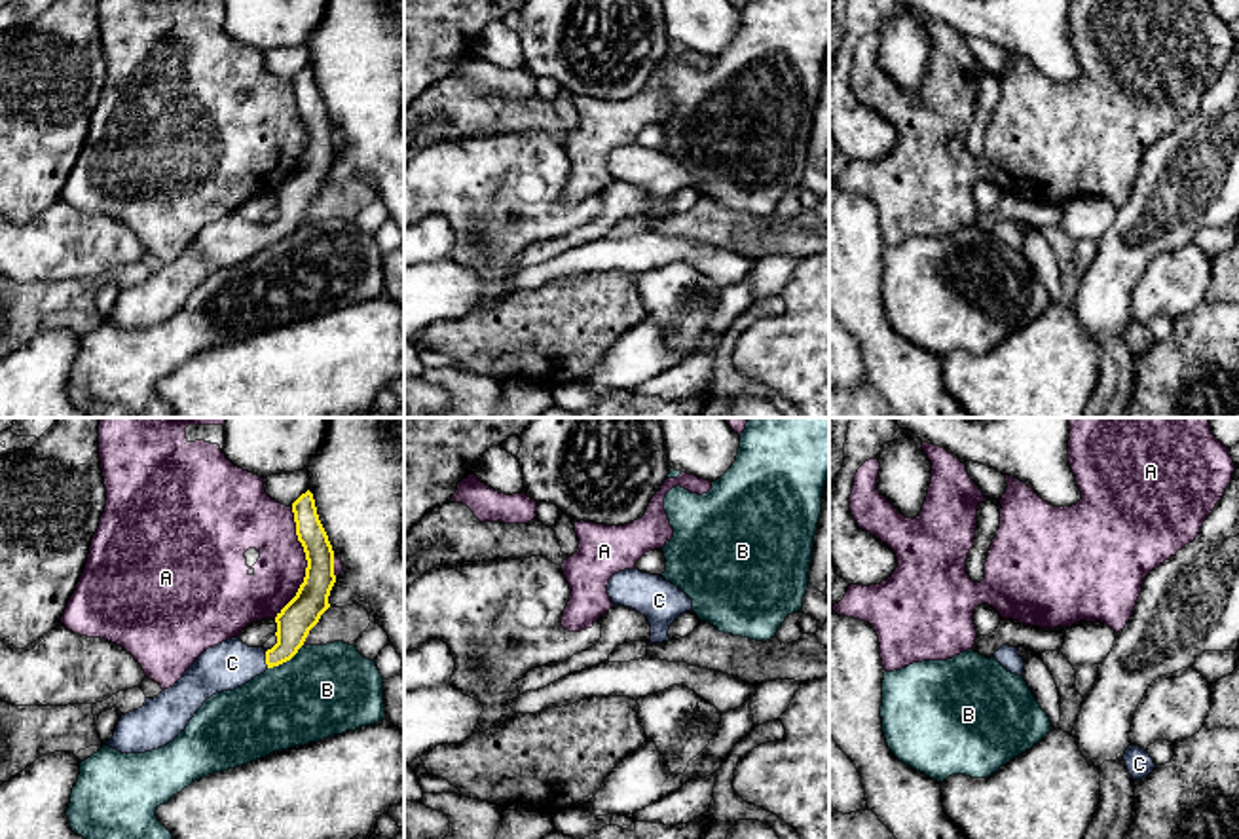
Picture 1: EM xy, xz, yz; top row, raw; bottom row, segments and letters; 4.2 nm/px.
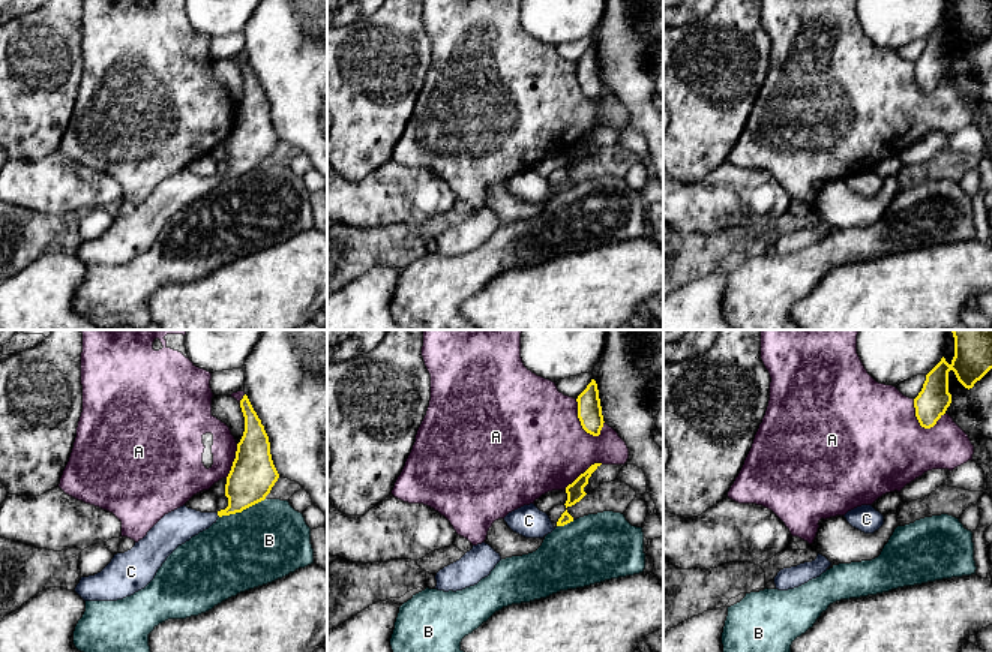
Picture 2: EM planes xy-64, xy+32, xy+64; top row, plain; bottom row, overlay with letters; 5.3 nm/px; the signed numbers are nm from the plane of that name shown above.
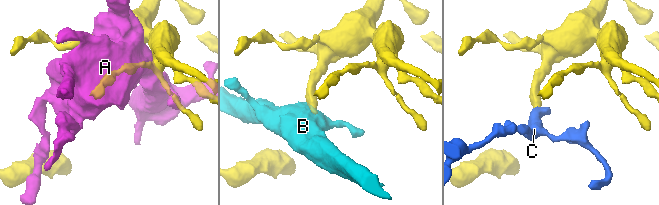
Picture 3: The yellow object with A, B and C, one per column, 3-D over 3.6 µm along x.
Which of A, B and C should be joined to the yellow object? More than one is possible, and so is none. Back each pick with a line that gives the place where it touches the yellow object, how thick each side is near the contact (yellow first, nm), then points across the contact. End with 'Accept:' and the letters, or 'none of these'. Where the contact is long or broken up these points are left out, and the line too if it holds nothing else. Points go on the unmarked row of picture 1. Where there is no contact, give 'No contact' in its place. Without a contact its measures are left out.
C: Touches yellow at xy (266, 234). Thickness 150 nm (yellow) against 200 nm. Path across: xy (295, 196), (291, 213), (266, 234), (232, 238)
Accept: C

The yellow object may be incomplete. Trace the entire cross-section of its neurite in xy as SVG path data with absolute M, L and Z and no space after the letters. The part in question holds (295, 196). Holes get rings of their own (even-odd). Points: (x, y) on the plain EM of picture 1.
M307 65L292 78L296 110L307 142L296 171L277 188L277 218L271 224L249 222L239 213L203 226L184 251L144 281L120 292L114 311L104 319L121 328L144 328L173 317L207 273L233 266L268 243L290 235L309 205L330 182L336 158L334 125Z

